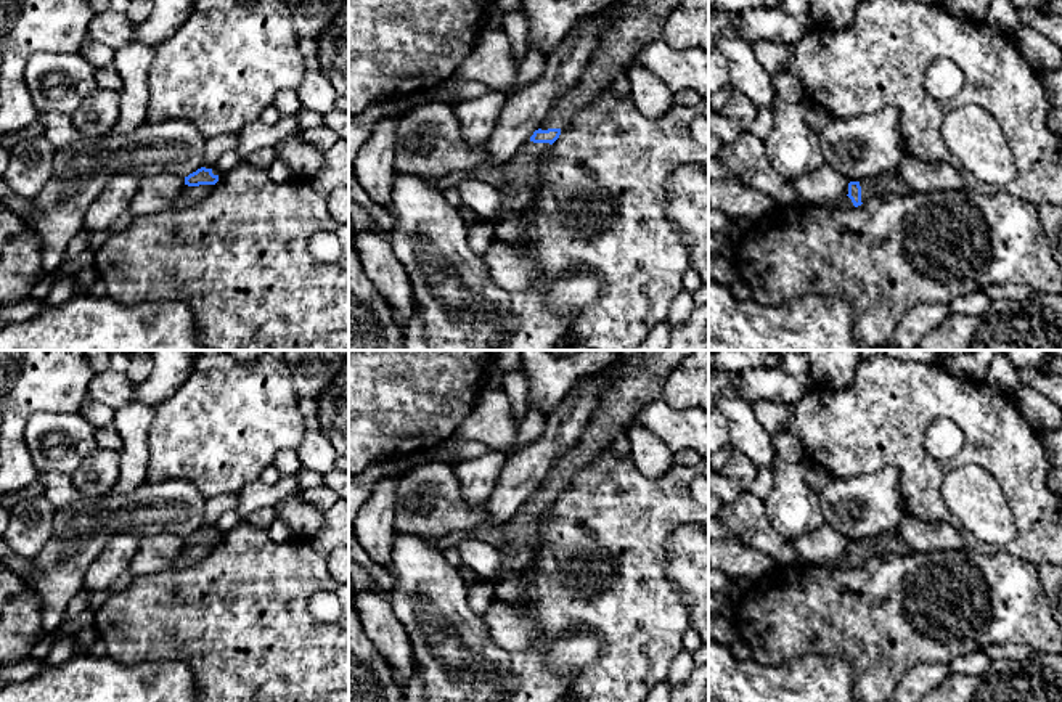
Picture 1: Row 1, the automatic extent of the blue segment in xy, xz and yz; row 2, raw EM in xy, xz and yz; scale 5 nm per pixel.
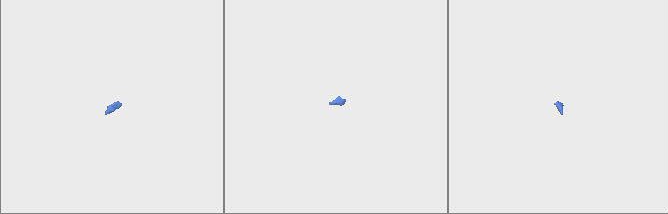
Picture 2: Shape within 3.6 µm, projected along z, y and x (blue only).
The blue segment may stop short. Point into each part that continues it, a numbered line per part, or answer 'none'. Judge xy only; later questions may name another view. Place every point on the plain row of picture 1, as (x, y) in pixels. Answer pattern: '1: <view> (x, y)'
1: xy (191, 555)

